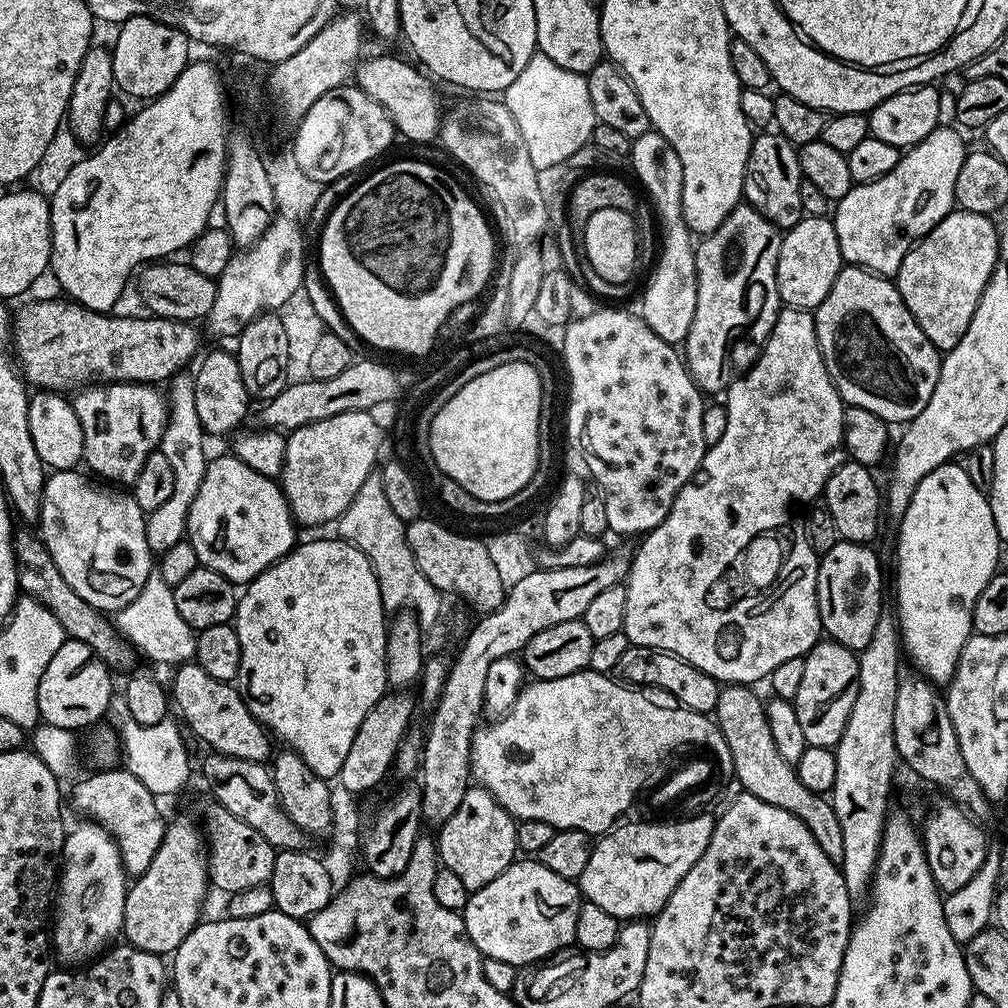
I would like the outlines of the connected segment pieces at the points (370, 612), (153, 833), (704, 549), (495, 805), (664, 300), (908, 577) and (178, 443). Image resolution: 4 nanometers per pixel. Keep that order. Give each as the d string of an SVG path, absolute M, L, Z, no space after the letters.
M339 538L333 540L308 540L297 543L292 551L288 552L281 560L274 562L262 574L258 574L253 580L249 580L246 587L239 593L236 601L236 614L234 617L234 627L238 634L238 642L242 642L242 662L238 666L234 686L240 692L240 697L246 702L250 714L273 737L285 740L287 747L291 751L297 752L314 770L314 774L325 778L339 777L342 770L342 762L346 759L346 754L350 750L350 745L354 742L354 734L358 734L358 726L362 726L362 718L370 714L370 710L384 696L388 688L386 678L386 638L388 637L388 624L386 623L386 613L382 606L382 594L378 590L378 578L362 550L358 550L354 545L347 544Z
M124 766L96 770L93 776L79 780L75 781L77 784L72 790L73 806L111 834L120 850L125 873L132 878L142 875L154 854L158 854L166 827L166 820L160 817L160 808L156 805L159 804L157 797Z
M806 308L779 309L776 321L768 332L768 341L756 360L756 365L744 377L733 379L727 393L726 434L722 434L719 442L707 445L700 469L691 480L678 490L674 502L668 511L668 517L654 531L647 533L639 541L640 549L636 557L631 557L626 577L626 618L624 633L629 645L638 648L655 648L657 652L669 652L671 656L690 662L698 670L710 674L717 682L729 684L755 685L755 680L767 681L782 662L789 658L807 656L808 652L822 638L820 615L816 605L816 566L818 557L808 541L808 529L802 513L824 491L826 482L838 466L845 463L844 451L844 410L845 403L840 399L840 392L834 386L830 374L826 370L826 362L822 358L822 350L816 333L816 317Z
M469 786L458 810L438 830L439 863L454 870L469 890L485 888L517 859L516 826L514 817L485 788Z
M649 130L632 140L628 162L631 162L637 178L654 200L654 206L662 222L662 254L642 298L640 314L663 341L677 345L683 343L688 336L697 306L695 247L692 241L690 242L692 233L681 213L681 190L684 181L682 160L666 138L654 130Z
M949 462L938 466L938 470L930 470L922 482L918 482L918 490L914 490L914 498L910 498L910 506L906 506L906 514L898 522L900 528L900 541L896 544L896 608L895 615L898 617L900 627L900 639L902 641L903 651L912 659L911 667L919 672L926 680L931 680L937 686L946 686L952 681L954 670L958 666L958 658L966 646L966 642L974 633L972 630L972 615L974 614L974 602L978 602L978 594L986 590L986 582L996 575L1000 560L1000 547L1002 541L998 534L998 526L994 526L994 514L988 504L988 497L985 492L978 490L974 482L970 482L970 474L964 468L963 463Z
M177 374L172 377L170 387L167 389L168 425L164 437L160 439L159 452L166 454L170 466L174 469L174 491L170 498L158 506L158 510L147 513L146 516L146 542L153 554L170 550L179 540L185 539L188 530L188 511L190 502L198 494L198 486L202 486L202 478L208 469L209 453L204 453L204 440L206 433L202 422L198 422L198 410L194 410L193 377L186 374Z

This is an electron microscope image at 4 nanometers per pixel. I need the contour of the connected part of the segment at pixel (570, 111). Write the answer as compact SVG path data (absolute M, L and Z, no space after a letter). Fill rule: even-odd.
M537 51L526 62L522 74L504 89L502 99L505 106L514 114L522 138L526 138L526 150L536 171L547 174L551 168L567 165L572 154L590 143L592 131L598 123L594 106L590 106L590 90L587 75L574 70L562 70L558 62L546 58Z

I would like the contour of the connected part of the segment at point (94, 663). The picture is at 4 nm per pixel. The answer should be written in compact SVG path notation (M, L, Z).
M65 639L64 645L54 654L50 664L46 667L46 672L42 675L42 680L38 684L38 710L40 711L39 719L45 724L53 724L59 728L70 728L73 730L81 730L80 728L88 728L91 724L96 724L103 718L104 712L109 711L110 705L114 699L112 693L112 676L107 664L102 658L98 658L94 654L94 650L90 650L90 646L86 646L86 642Z

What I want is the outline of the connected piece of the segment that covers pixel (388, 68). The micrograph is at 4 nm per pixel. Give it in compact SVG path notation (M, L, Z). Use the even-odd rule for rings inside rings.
M372 56L369 60L367 57L361 59L354 73L354 80L361 90L370 94L370 98L374 98L374 102L378 102L378 106L386 109L388 117L392 120L392 125L396 127L397 133L401 137L405 136L406 139L413 140L416 144L428 144L431 140L435 141L440 135L442 127L440 96L436 93L435 86L437 87L437 85L434 83L433 77L421 71L415 63L412 64L407 64L406 61L399 60L396 56Z

